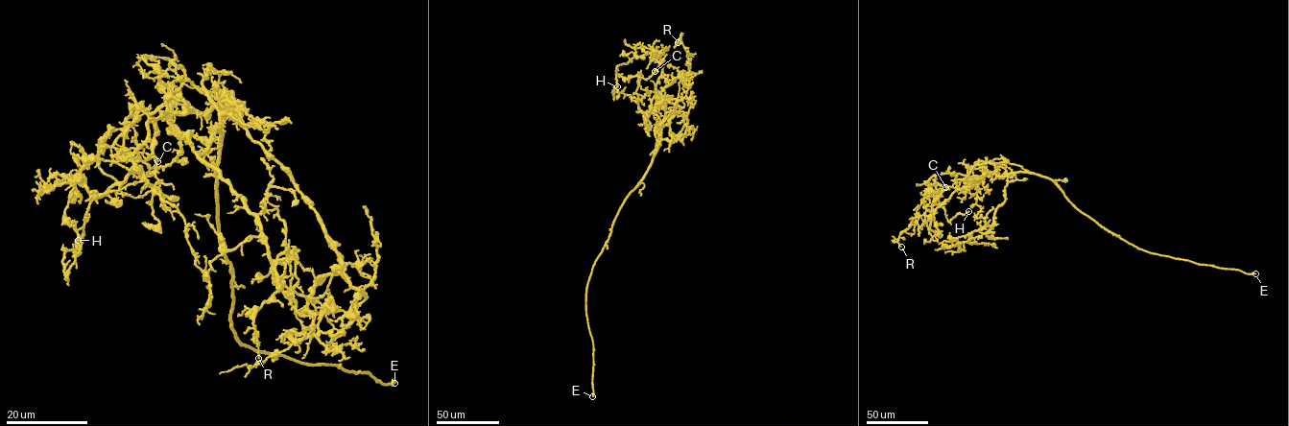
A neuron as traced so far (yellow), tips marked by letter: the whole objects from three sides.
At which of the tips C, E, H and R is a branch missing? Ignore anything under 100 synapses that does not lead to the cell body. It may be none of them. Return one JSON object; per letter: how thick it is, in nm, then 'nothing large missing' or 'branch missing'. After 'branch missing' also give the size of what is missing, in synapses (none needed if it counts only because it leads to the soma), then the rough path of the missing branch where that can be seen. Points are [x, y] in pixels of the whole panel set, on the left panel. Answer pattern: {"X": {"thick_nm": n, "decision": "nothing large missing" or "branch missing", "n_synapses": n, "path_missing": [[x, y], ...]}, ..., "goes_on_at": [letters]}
{"C": {"thick_nm": 200, "decision": "nothing large missing"}, "E": {"thick_nm": 400, "decision": "branch missing"}, "H": {"thick_nm": 300, "decision": "nothing large missing"}, "R": {"thick_nm": 180, "decision": "nothing large missing"}, "goes_on_at": ["E"]}

